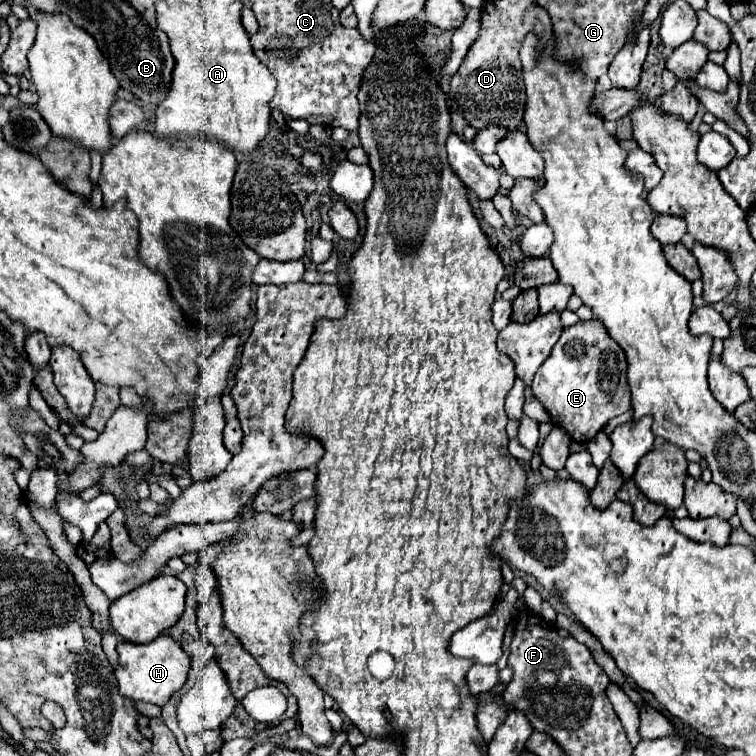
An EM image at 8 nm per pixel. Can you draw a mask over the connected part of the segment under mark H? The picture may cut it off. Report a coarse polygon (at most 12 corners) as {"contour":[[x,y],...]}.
{"contour":[[162,634],[118,644],[120,696],[164,706],[190,658]]}

